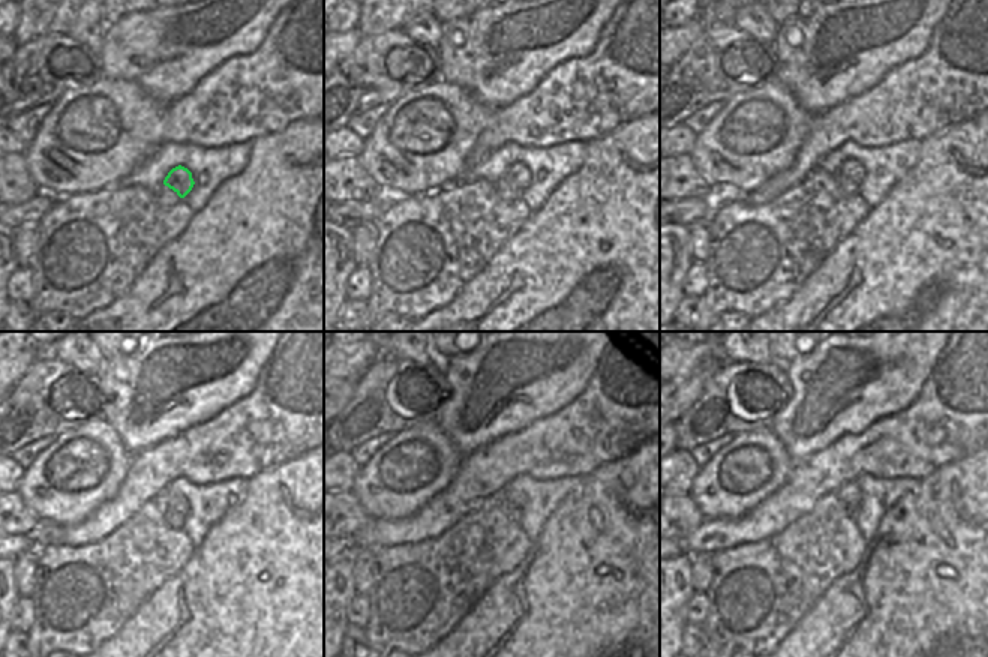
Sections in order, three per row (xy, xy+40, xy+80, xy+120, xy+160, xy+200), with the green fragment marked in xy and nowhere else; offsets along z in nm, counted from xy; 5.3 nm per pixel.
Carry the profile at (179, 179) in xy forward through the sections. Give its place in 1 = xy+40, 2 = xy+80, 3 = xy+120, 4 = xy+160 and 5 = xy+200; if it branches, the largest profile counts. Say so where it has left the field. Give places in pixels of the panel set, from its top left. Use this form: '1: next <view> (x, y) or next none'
1: next xy+40 (516, 176)
2: next xy+80 (852, 170)
3: next xy+120 (176, 501)
4: next xy+160 (510, 497)
5: next xy+200 (849, 494)

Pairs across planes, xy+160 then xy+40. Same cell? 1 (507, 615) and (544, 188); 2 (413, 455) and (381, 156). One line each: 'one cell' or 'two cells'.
1: two cells
2: one cell

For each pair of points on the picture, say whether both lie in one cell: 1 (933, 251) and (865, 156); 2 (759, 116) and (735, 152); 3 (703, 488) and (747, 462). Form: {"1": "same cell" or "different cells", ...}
{"1": "different cells", "2": "same cell", "3": "same cell"}

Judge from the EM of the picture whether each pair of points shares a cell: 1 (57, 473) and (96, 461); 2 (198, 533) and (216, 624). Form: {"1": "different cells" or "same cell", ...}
{"1": "same cell", "2": "different cells"}

